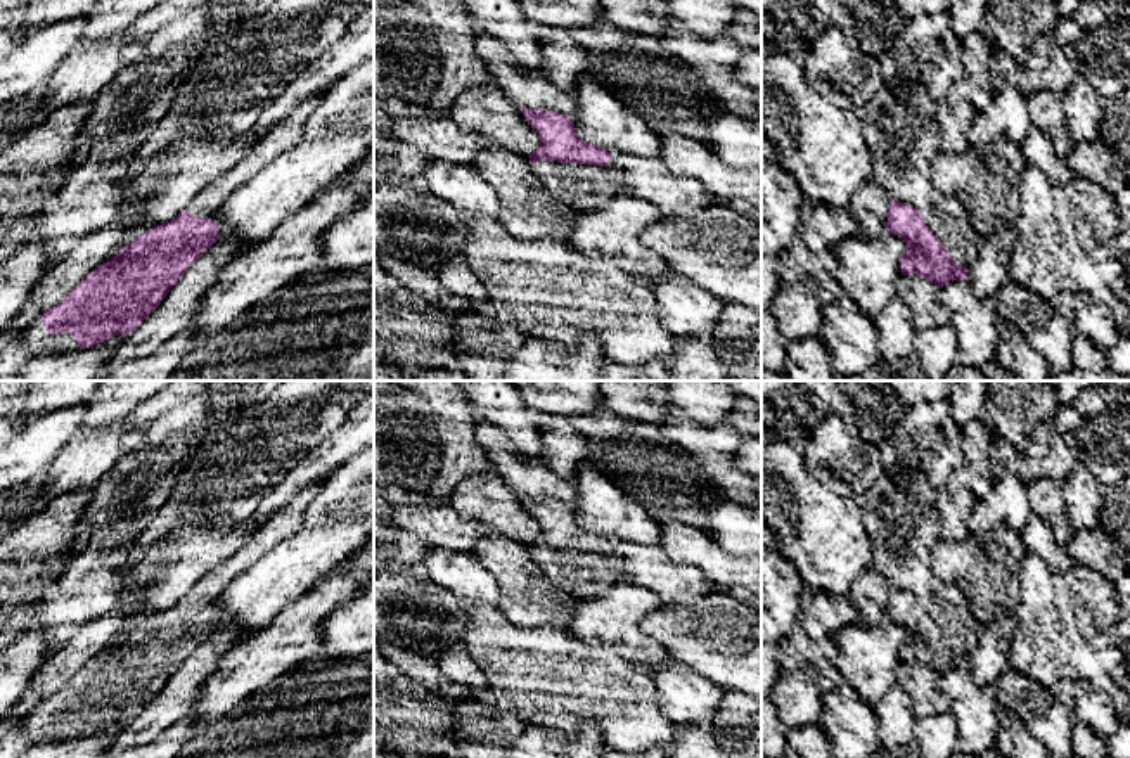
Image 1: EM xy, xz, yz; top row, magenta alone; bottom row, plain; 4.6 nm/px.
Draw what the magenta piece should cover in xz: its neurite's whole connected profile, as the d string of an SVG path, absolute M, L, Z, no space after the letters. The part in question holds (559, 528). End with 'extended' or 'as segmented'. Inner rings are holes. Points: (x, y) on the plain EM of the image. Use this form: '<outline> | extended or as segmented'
M521 497L521 500L540 524L540 535L528 545L550 585L587 601L623 581L625 561L609 550L613 540L581 528L569 504L547 497Z | extended

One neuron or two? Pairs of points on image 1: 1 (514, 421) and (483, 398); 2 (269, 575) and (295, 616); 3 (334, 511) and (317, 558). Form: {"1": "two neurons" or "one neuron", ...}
{"1": "one neuron", "2": "two neurons", "3": "one neuron"}

